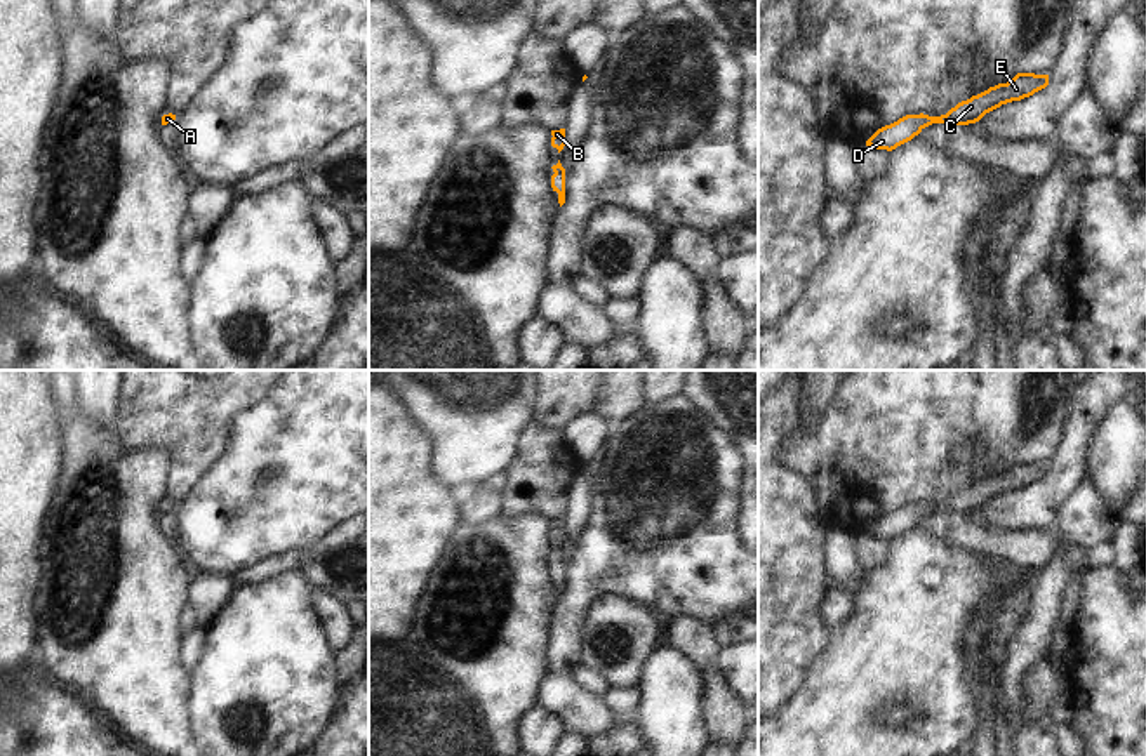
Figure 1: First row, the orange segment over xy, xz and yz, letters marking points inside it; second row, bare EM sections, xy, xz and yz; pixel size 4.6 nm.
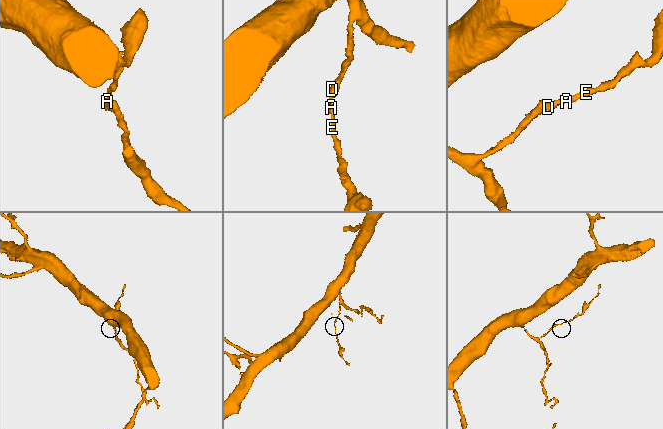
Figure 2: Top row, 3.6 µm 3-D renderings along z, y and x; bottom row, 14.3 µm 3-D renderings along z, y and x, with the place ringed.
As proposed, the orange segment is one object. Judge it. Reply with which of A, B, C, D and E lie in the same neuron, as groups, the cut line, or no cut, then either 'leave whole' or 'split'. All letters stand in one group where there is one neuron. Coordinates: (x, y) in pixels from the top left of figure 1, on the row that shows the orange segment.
A B C D E; no cut; leave whole

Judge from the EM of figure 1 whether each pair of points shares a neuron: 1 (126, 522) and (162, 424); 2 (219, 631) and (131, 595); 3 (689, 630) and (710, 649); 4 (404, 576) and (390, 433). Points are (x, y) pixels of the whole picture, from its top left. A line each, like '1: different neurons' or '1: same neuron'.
1: different neurons
2: different neurons
3: same neuron
4: same neuron

